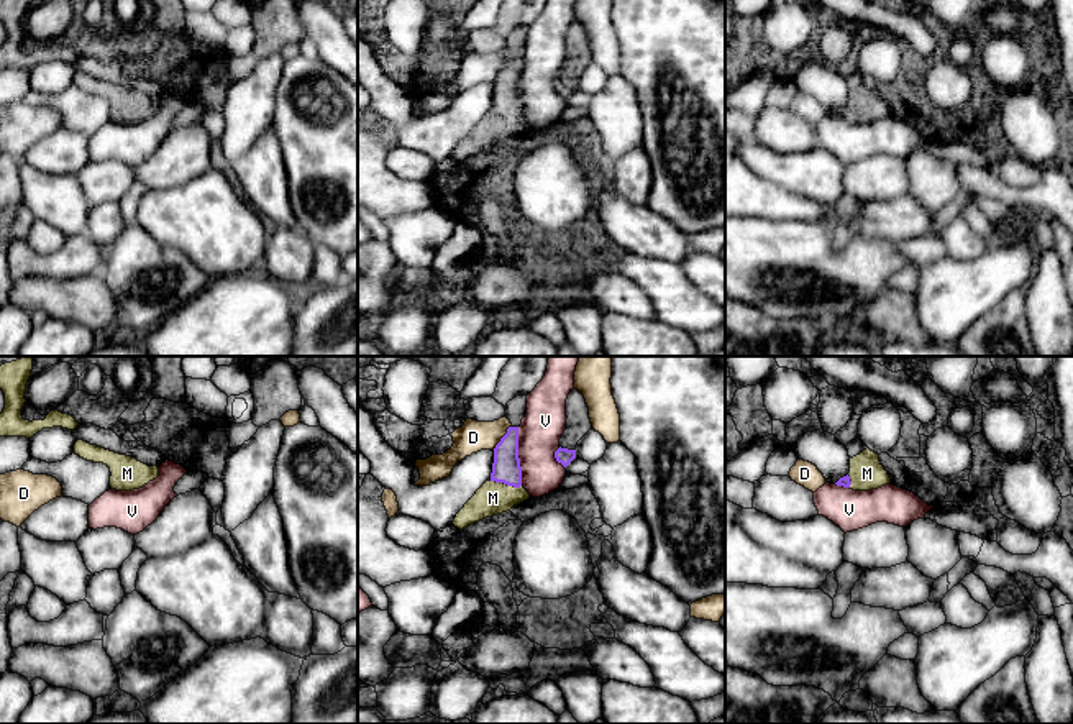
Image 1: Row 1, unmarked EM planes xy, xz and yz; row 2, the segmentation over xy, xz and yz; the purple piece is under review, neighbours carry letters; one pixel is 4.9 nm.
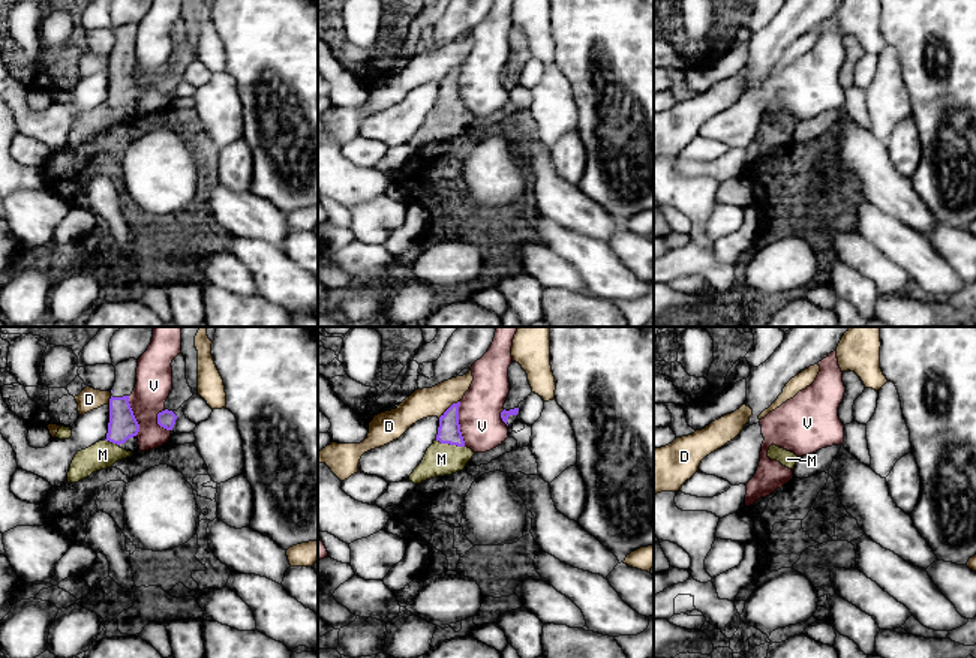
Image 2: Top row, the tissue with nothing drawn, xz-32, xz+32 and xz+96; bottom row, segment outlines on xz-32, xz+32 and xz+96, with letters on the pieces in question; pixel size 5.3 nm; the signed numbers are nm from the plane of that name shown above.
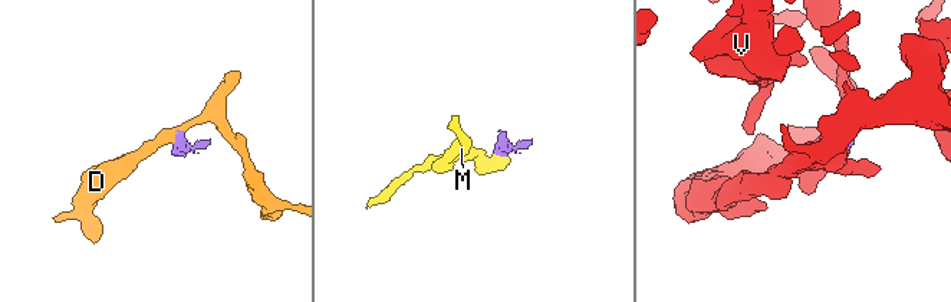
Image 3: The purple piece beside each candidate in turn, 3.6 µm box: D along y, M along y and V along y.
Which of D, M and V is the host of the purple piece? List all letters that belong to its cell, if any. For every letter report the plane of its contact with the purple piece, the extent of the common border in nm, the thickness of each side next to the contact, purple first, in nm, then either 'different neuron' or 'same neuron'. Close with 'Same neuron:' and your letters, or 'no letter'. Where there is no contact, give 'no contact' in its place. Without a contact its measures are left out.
D: xz | 160 nm | 140/150 nm | different neuron
M: xz | 160 nm | 140/160 nm | same neuron
V: xz | 280 nm | 140/200 nm | different neuron
Same neuron: M

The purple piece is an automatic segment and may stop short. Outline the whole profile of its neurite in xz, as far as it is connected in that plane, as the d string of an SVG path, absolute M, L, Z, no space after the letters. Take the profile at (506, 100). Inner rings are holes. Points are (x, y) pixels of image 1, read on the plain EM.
M517 28L505 38L505 49L510 53L507 66L494 80L491 112L456 146L453 158L459 163L510 143L530 130L522 118L522 99L518 90L518 59L527 46L527 28Z

